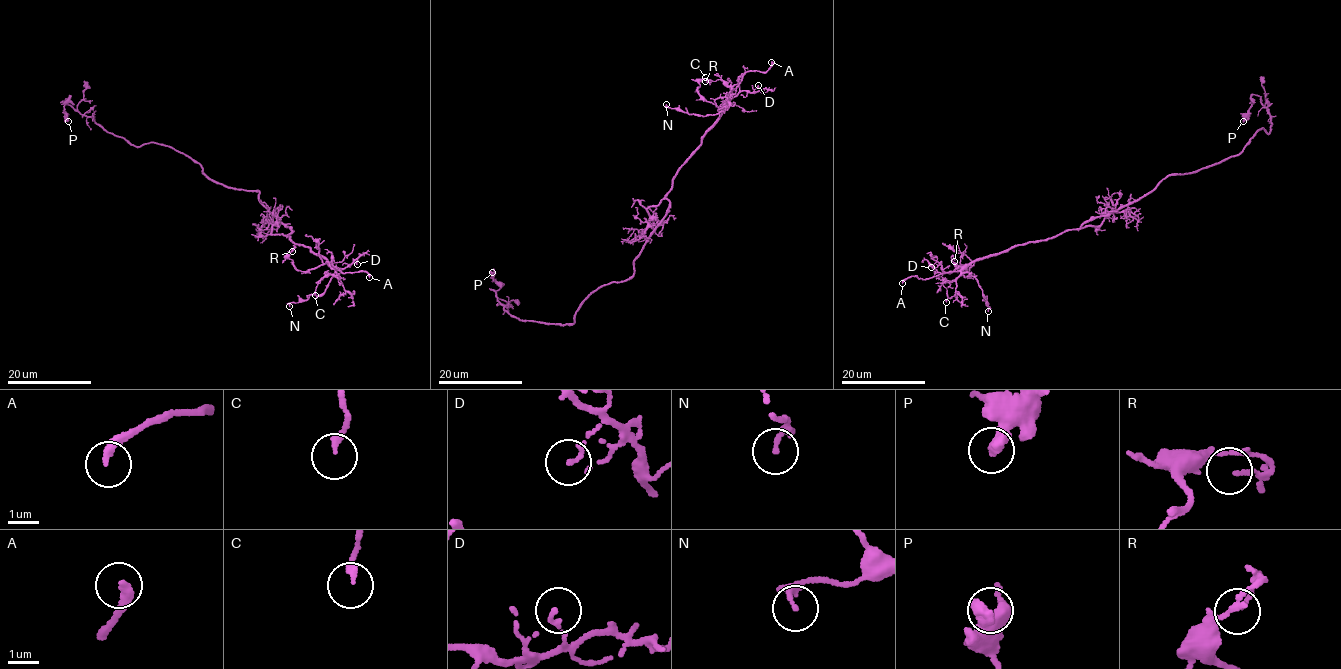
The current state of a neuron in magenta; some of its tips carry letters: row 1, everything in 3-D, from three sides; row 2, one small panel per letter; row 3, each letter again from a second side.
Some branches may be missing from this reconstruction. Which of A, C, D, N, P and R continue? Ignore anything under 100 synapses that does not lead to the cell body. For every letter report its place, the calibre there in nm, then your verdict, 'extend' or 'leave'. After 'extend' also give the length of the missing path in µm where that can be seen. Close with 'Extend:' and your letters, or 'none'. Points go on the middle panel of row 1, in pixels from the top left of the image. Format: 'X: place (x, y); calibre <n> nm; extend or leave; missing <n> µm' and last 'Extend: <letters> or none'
A: place (771, 62); calibre 280 nm; extend; missing 30 µm
C: place (705, 77); calibre 200 nm; leave
D: place (758, 85); calibre 120 nm; leave
N: place (666, 104); calibre 170 nm; leave
P: place (492, 272); calibre 440 nm; leave
R: place (705, 81); calibre 100 nm; leave
Extend: A

